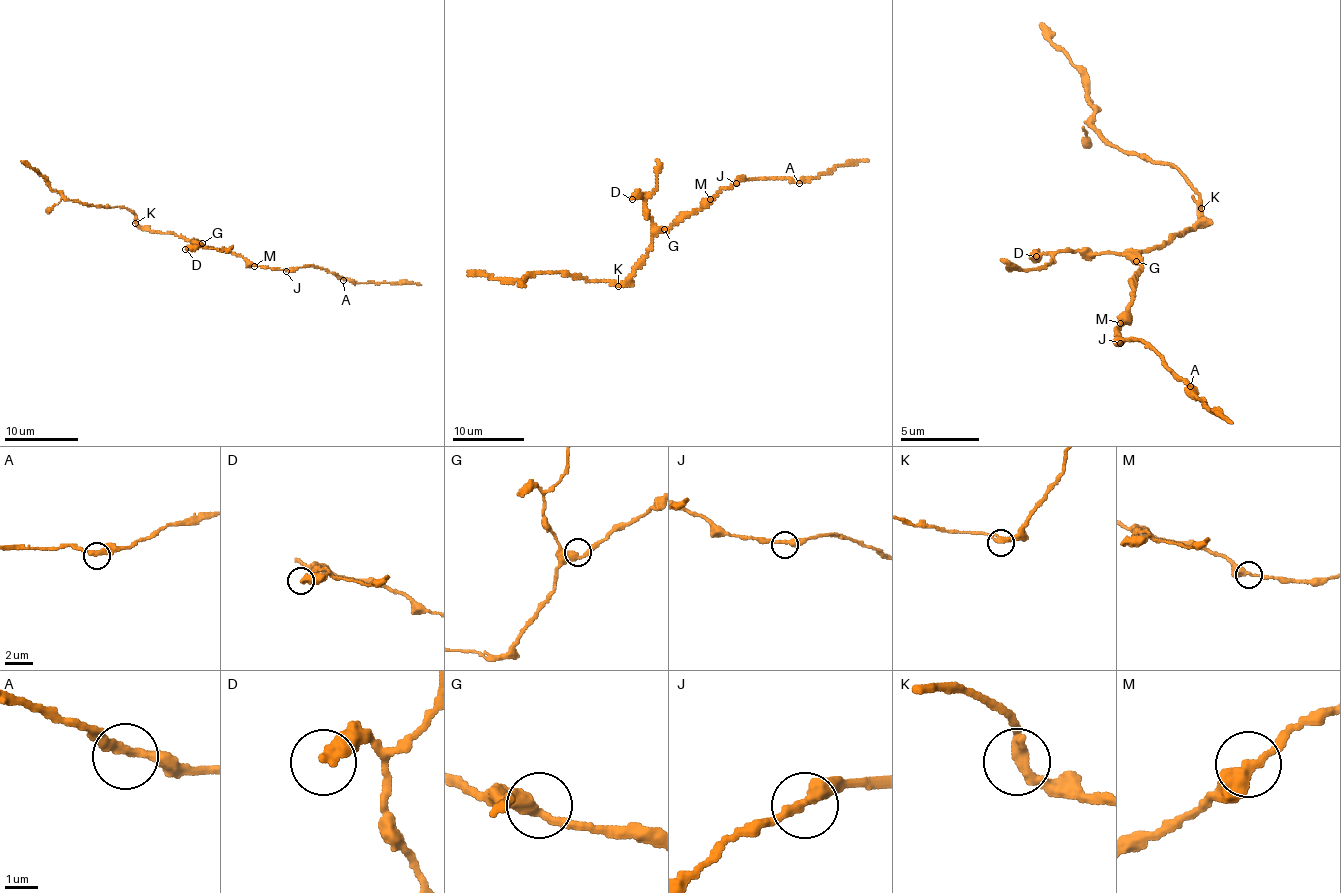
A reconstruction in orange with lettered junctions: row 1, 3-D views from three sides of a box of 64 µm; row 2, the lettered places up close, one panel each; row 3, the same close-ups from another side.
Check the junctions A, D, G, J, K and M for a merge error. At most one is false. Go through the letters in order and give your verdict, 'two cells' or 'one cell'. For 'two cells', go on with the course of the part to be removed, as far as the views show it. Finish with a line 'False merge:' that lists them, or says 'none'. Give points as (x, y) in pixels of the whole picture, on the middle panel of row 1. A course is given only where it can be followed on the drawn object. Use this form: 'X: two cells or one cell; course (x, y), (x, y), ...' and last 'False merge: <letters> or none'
A: one cell
D: one cell
G: one cell
J: one cell
K: one cell
M: one cell
False merge: none

